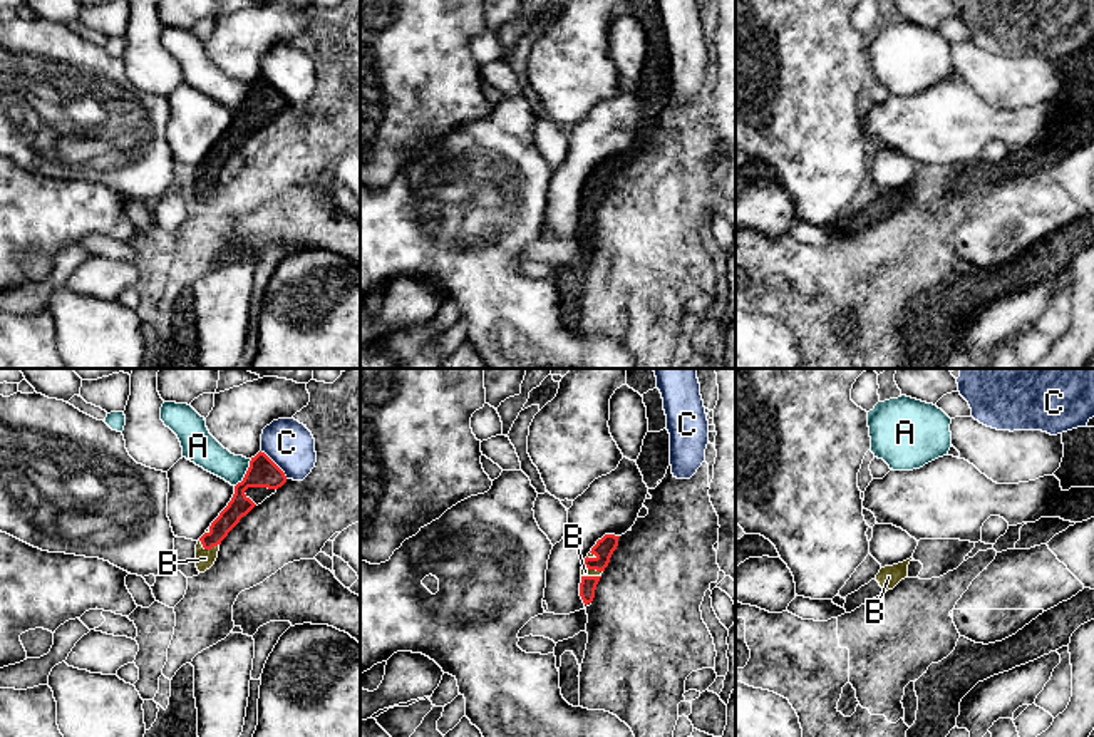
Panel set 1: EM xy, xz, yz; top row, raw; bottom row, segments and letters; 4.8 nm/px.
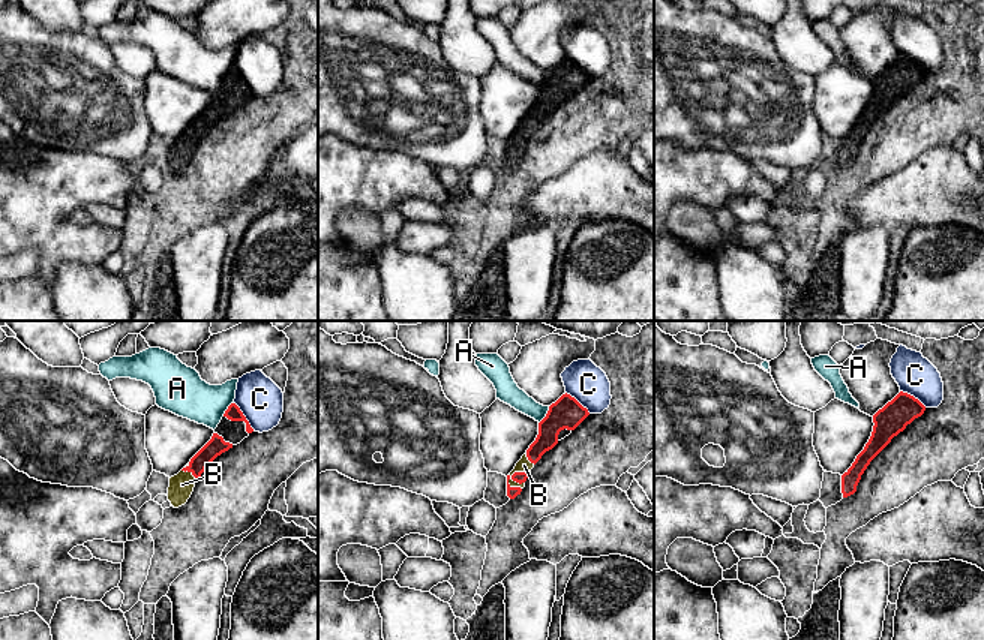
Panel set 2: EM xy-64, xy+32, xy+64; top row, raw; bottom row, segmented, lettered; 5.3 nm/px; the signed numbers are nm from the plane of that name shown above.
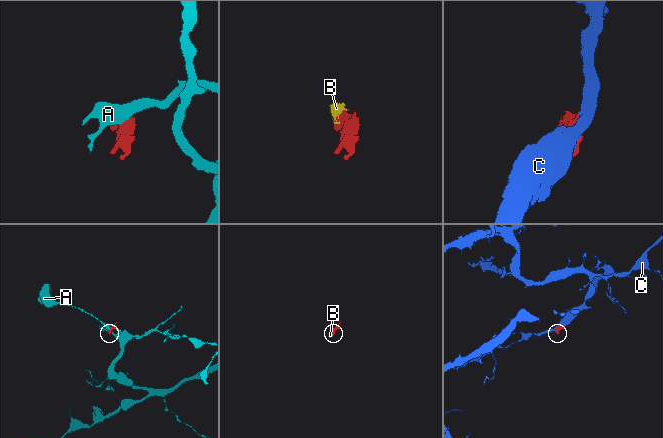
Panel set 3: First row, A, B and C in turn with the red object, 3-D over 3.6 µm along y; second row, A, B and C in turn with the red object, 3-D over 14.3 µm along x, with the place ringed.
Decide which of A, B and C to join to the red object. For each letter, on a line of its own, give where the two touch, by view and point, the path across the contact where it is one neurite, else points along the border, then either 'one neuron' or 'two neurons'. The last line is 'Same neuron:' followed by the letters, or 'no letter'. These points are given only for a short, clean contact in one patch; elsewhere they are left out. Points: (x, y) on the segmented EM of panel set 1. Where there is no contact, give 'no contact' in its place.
A: xy (247, 473) | along xy (252, 459), (245, 476), (235, 486) | two neurons
B: xy (208, 548) | across xy (238, 506), (211, 538), (208, 548), (205, 558) | one neuron
C: xy (275, 464) | two neurons
Same neuron: B

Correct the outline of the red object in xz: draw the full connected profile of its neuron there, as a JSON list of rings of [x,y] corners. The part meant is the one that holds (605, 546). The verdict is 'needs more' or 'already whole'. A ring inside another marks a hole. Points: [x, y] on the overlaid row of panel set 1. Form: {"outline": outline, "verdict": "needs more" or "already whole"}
{"outline": [[[605,534],[601,539],[596,541],[596,544],[585,558],[580,583],[580,596],[585,605],[593,601],[601,573],[608,566],[610,558],[618,546],[618,538],[620,536],[615,534]]], "verdict": "needs more"}

